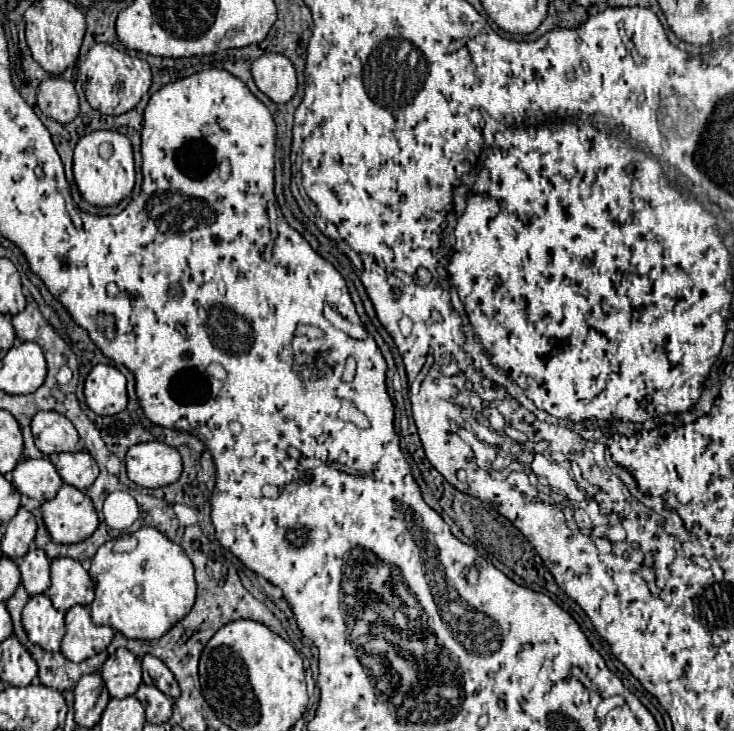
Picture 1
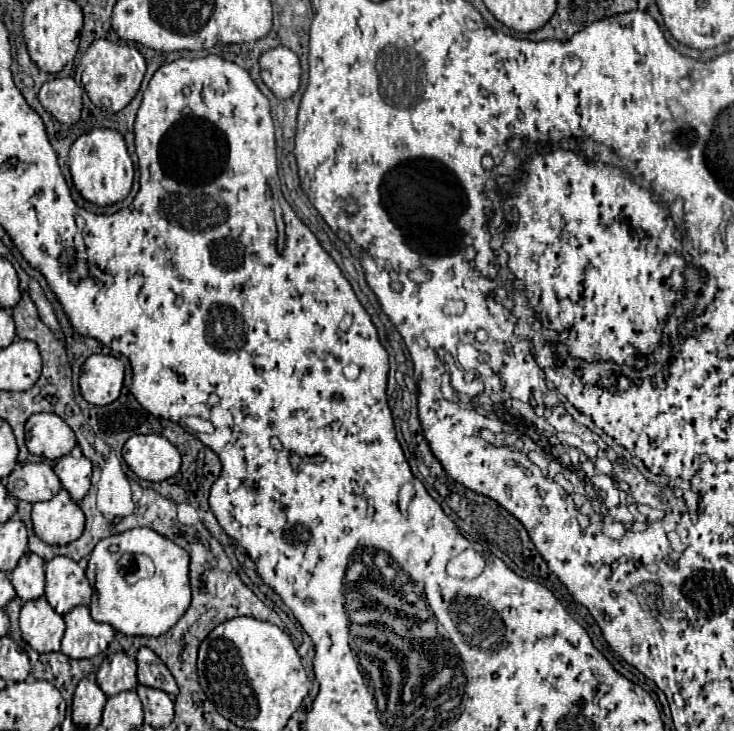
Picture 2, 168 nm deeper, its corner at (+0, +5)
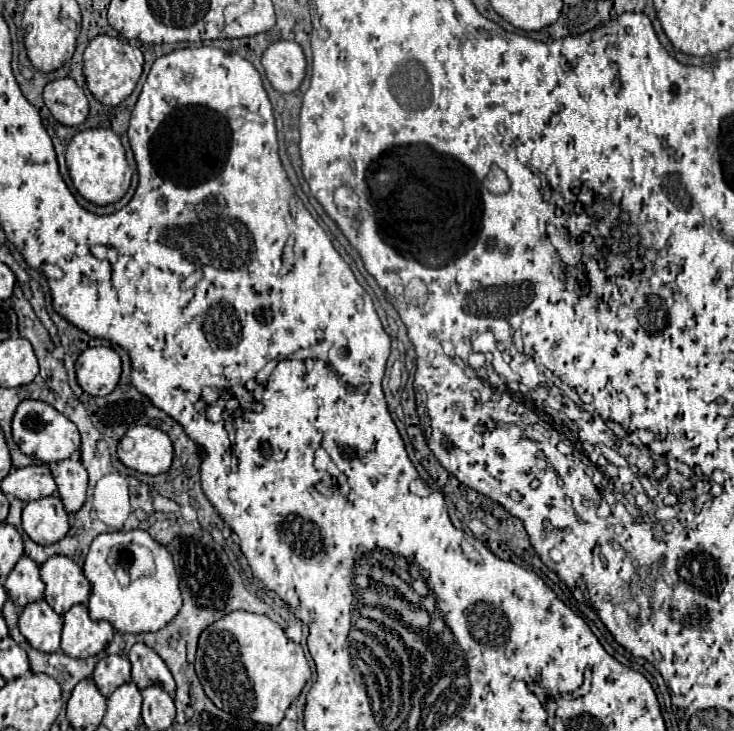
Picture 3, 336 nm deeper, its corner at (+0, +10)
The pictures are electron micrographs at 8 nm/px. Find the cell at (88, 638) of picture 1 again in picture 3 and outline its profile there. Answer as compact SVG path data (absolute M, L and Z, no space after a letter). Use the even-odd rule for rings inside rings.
M74 605L64 613L62 651L70 657L92 657L106 649L114 629L108 621L92 621L84 605Z

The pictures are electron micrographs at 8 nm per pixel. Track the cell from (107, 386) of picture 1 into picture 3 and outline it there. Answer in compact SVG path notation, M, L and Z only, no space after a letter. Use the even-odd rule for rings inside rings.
M106 345L90 347L76 359L78 385L92 397L110 395L120 379L120 355Z

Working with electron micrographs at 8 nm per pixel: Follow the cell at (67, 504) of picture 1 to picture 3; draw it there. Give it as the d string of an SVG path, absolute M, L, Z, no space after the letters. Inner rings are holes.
M58 495L42 497L40 501L30 501L22 509L22 529L38 545L52 545L60 541L70 525L68 513Z

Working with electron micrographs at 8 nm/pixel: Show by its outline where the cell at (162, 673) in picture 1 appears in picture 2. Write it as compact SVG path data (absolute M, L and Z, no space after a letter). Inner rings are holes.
M140 648L136 662L138 662L138 682L140 684L164 690L172 700L176 698L178 686L176 686L174 676L150 648Z

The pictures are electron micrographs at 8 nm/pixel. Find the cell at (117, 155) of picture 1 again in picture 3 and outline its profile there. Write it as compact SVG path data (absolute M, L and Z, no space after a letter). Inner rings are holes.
M88 129L72 137L66 151L66 165L76 191L90 203L108 205L124 197L130 187L132 171L124 157L124 147L118 135L110 129Z

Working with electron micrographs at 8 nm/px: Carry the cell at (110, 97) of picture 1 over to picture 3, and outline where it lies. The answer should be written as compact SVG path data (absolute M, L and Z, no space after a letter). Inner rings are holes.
M98 35L94 37L84 51L84 77L90 93L104 105L122 103L136 87L142 75L142 51L136 45L130 45L126 39Z

